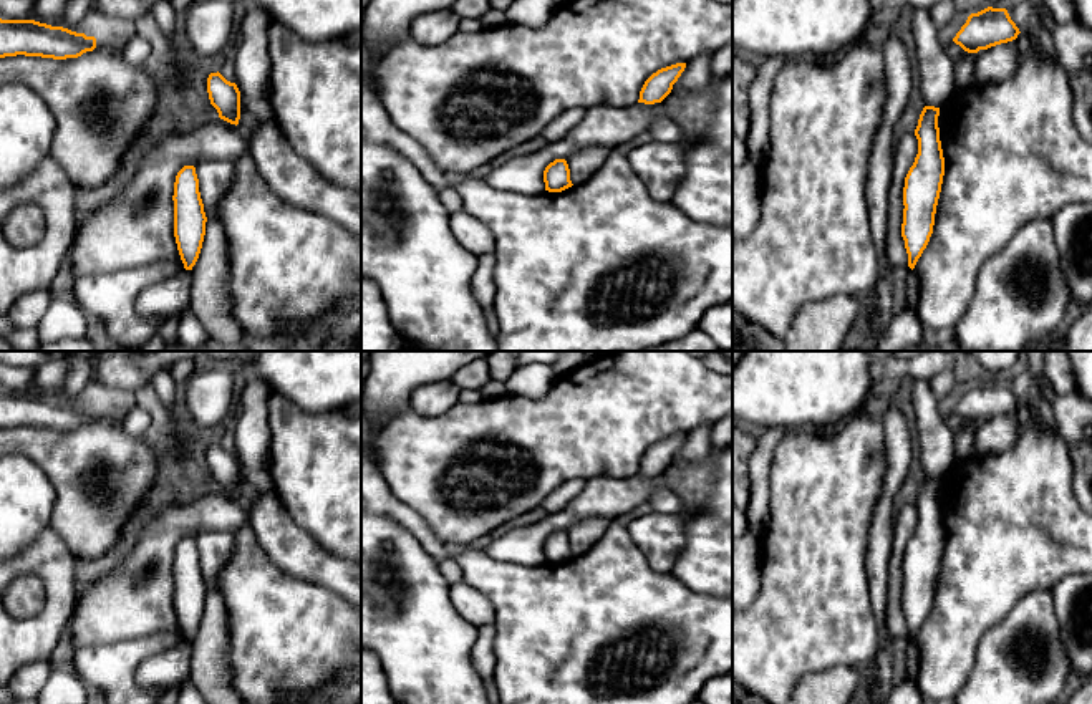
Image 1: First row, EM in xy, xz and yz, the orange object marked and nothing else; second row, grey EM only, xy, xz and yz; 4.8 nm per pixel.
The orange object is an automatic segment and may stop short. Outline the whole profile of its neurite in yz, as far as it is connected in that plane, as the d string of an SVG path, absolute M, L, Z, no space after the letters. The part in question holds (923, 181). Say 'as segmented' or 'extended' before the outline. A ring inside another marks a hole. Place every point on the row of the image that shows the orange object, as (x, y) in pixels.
as segmented; M923 108L915 129L918 154L905 177L901 237L911 270L933 234L935 214L945 176L938 116L940 108Z

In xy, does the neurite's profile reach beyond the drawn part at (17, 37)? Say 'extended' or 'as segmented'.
as segmented

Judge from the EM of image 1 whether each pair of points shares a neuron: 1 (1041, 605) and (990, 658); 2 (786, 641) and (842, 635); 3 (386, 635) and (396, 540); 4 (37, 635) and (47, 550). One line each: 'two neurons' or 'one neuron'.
1: one neuron
2: one neuron
3: one neuron
4: one neuron

